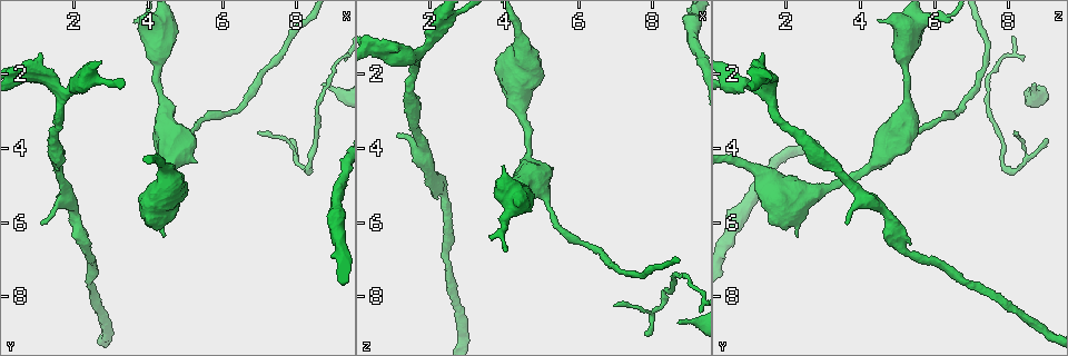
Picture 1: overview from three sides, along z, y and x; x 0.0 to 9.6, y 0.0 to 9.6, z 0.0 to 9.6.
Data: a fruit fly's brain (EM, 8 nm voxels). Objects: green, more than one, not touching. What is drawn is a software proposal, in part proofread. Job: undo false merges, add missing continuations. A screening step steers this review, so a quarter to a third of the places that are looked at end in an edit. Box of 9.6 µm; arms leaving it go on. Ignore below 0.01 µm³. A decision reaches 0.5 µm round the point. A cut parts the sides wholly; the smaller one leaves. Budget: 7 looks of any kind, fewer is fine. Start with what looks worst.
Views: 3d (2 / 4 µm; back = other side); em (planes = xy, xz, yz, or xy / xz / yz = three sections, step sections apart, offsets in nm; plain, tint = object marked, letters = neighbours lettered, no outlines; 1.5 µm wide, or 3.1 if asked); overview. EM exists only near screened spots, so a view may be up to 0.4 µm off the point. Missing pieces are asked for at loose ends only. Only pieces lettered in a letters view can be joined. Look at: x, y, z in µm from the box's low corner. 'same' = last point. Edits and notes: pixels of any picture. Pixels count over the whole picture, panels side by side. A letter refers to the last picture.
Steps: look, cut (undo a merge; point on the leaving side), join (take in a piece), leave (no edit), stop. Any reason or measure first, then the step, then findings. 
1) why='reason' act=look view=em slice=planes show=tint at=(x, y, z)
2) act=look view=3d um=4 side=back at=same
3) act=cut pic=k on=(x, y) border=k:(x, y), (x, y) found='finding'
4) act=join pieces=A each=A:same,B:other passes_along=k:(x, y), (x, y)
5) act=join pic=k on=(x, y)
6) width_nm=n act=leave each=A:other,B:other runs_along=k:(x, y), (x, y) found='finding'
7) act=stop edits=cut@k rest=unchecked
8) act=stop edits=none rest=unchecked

why='branch stops here' act=look view=3d um=4 at=(8.70, 2.30, 8.75)

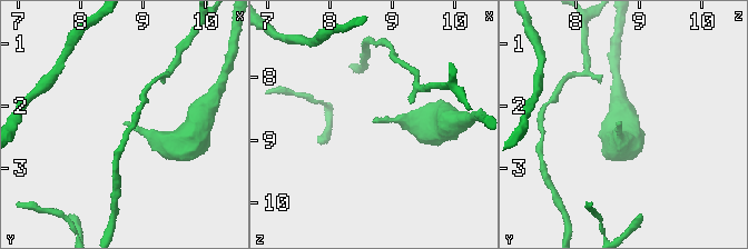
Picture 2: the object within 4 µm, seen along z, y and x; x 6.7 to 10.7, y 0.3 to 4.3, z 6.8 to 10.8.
act=look view=em slice=planes show=tint at=(8.70, 2.30, 8.75)

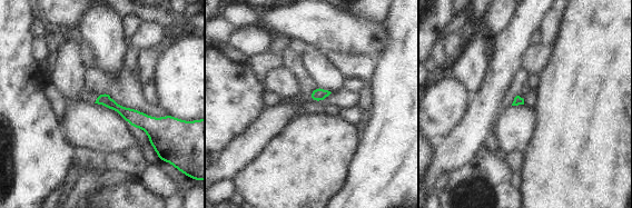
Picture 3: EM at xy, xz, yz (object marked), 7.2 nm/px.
act=look view=em slice=planes show=letters at=same

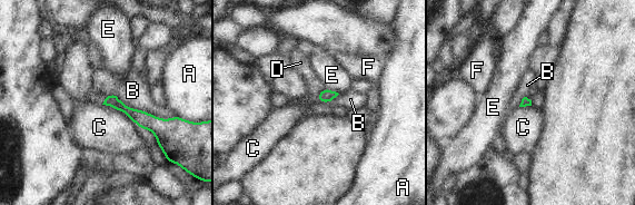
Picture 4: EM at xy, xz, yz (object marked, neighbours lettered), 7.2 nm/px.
act=leave each=A:other,B:other,C:other,D:other,E:other,F:other runs_along=4:(107, 101), (115, 101), (166, 132) found='none of them fits'

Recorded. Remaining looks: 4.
why='tapers out' act=look view=em slice=planes show=letters at=(6.95, 3.50, 8.25)

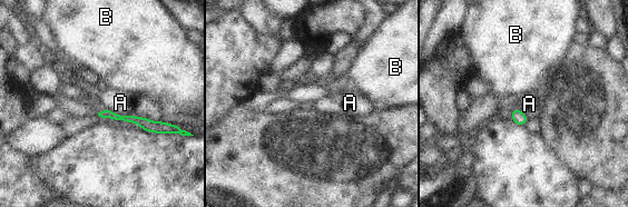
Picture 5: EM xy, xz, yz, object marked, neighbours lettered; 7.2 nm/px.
act=leave each=A:other,B:other runs_along=5:(102, 114), (160, 125) found='no lettered piece goes on from it'

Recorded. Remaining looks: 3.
why='an open end' act=look view=em slice=planes show=letters at=(1.05, 6.00, 3.65)

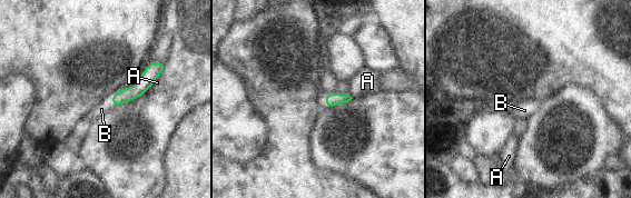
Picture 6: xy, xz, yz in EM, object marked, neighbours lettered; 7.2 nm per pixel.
longest_contact=A:170nm act=join pieces=B each=A:other,B:same passes_along=6:(138, 89), (110, 101), (101, 109) found='it goes on there'

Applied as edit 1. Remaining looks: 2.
act=stop edits=join@6 rest=unchecked

